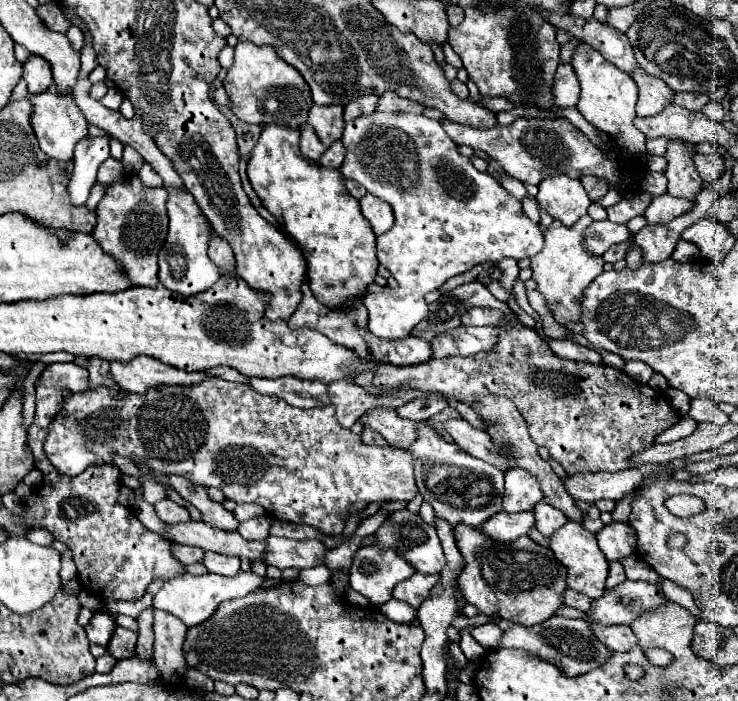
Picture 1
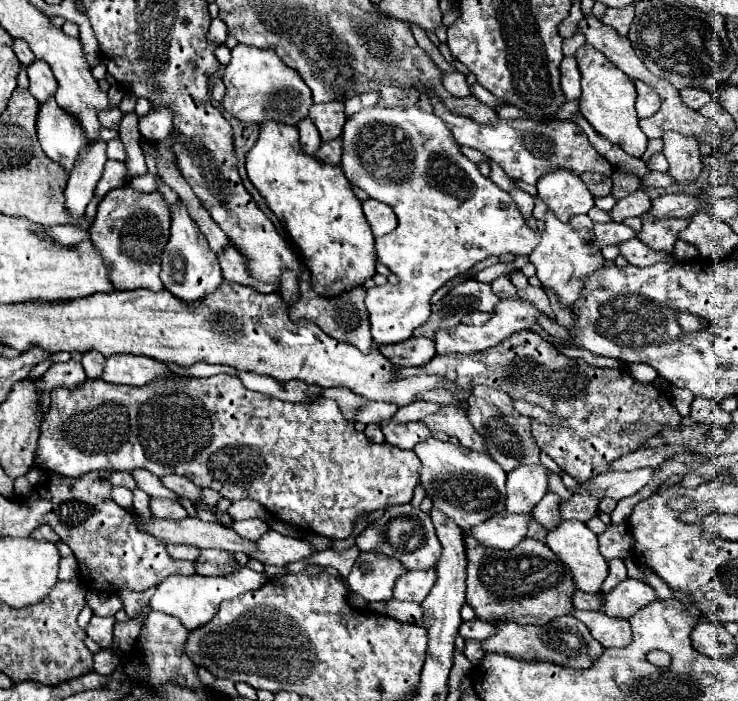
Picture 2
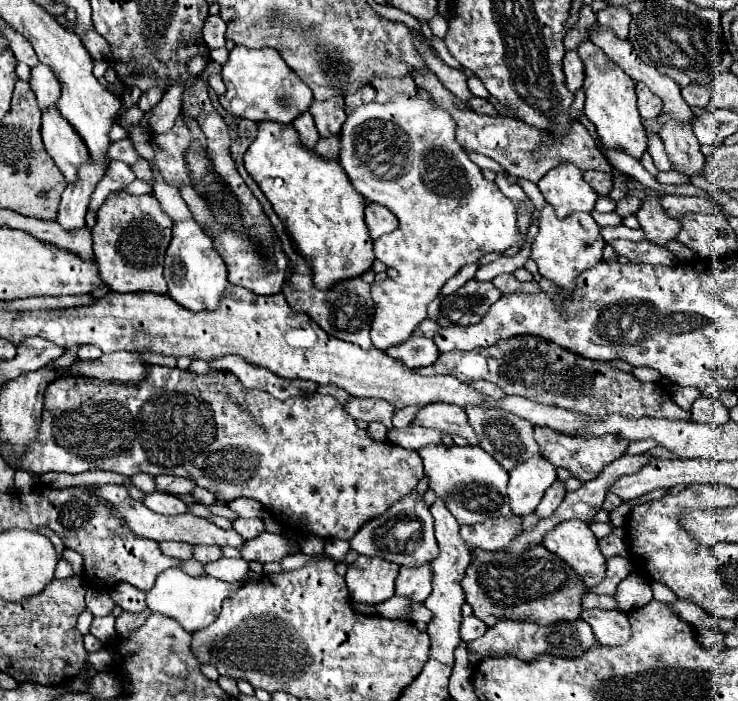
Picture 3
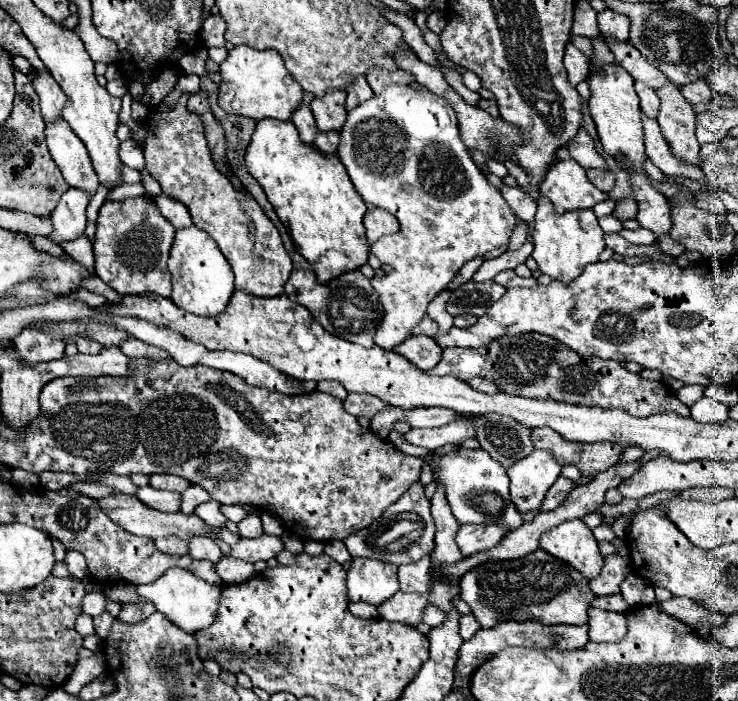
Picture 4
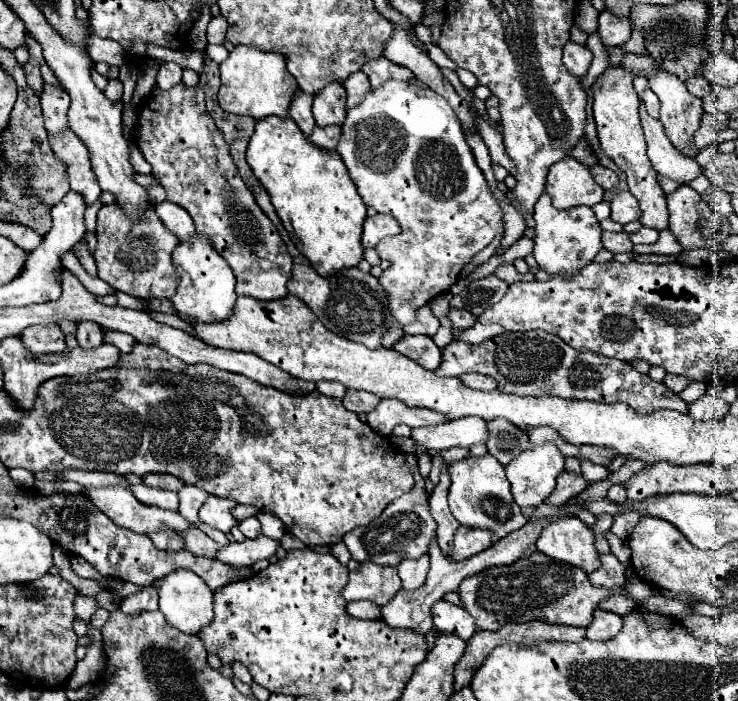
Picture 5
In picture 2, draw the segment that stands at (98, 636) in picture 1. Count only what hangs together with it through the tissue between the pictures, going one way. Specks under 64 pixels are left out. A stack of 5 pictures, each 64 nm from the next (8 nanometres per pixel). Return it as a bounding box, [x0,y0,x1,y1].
[86,616,114,648]

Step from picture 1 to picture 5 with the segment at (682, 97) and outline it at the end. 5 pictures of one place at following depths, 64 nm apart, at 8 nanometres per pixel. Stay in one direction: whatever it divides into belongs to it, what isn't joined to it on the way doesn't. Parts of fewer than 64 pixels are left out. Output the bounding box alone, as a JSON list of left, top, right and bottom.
[686,74,712,98]

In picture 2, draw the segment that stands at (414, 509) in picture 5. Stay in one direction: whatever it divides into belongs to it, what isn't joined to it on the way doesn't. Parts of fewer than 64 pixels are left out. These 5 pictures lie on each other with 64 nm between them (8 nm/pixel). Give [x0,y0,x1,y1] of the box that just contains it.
[356,502,442,570]

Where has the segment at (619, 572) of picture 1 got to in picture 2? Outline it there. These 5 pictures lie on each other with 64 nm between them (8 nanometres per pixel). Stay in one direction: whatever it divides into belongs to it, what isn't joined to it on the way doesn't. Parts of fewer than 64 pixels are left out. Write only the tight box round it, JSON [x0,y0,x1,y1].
[600,558,628,594]

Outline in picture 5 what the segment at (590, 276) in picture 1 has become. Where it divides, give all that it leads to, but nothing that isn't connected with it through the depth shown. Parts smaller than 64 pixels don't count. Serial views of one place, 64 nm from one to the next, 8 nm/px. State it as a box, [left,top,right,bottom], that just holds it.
[534,192,602,276]

